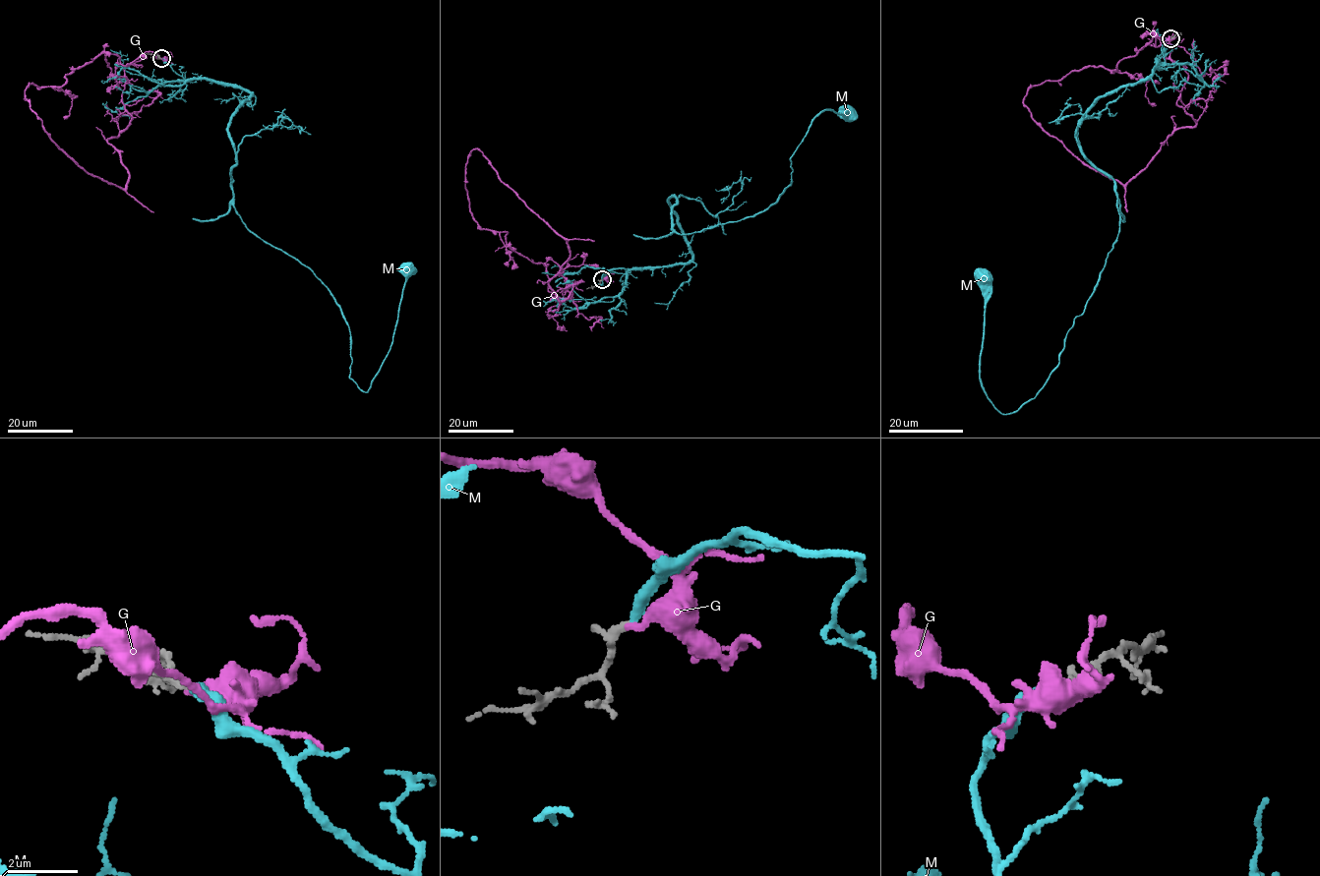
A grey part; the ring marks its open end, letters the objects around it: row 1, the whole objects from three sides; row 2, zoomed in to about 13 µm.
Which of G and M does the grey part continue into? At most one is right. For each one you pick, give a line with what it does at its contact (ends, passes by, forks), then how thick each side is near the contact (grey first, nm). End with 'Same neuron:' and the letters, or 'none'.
M: It ends there. Thickness 240 nm (grey) against 320 nm
Same neuron: M

